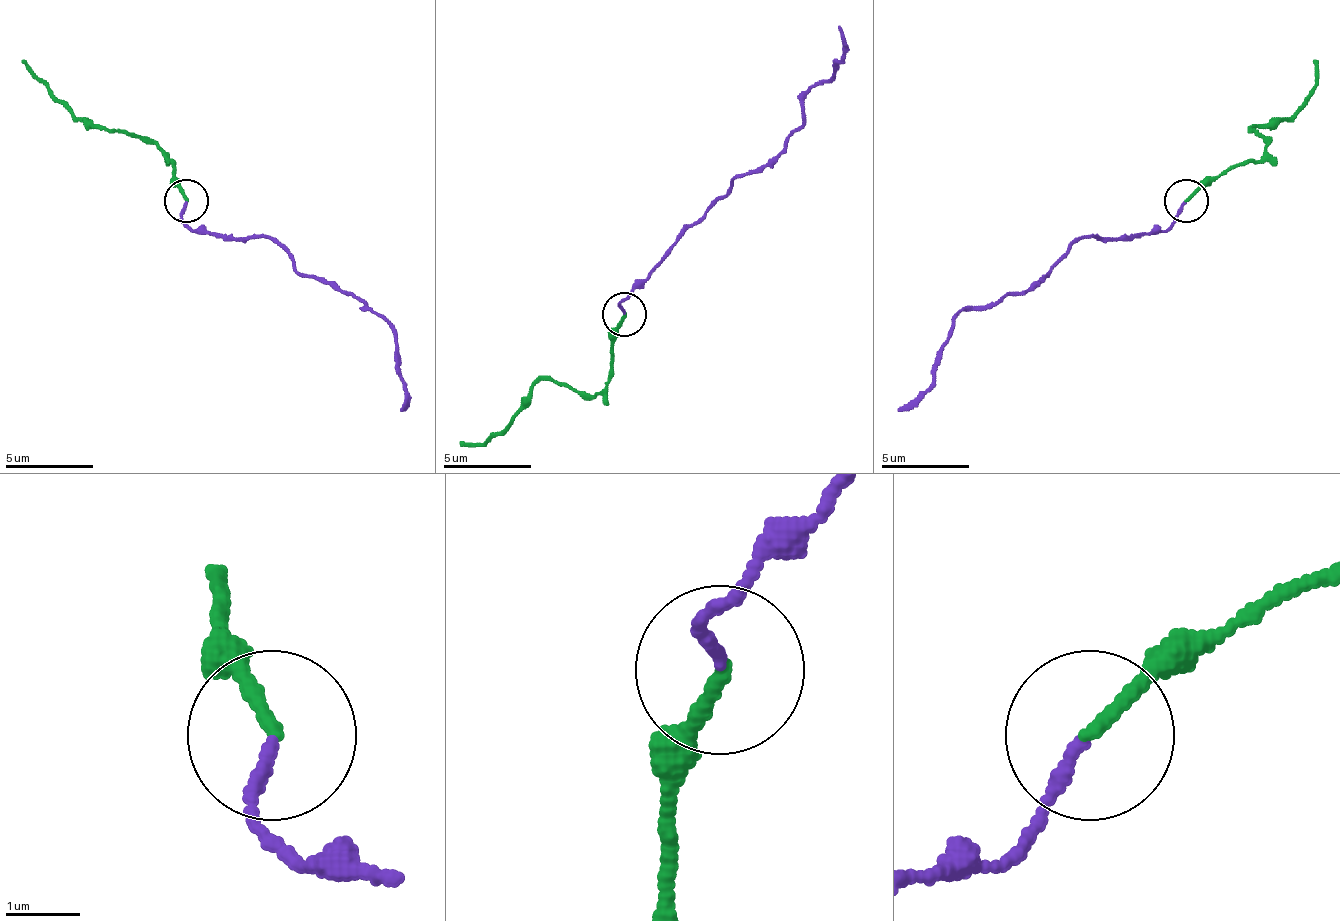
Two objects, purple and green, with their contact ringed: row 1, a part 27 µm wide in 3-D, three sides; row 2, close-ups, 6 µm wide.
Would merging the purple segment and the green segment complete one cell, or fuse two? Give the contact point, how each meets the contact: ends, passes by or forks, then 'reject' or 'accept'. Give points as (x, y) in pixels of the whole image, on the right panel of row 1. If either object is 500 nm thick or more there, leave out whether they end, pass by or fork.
place (1186, 200); purple ends; green ends; accept

